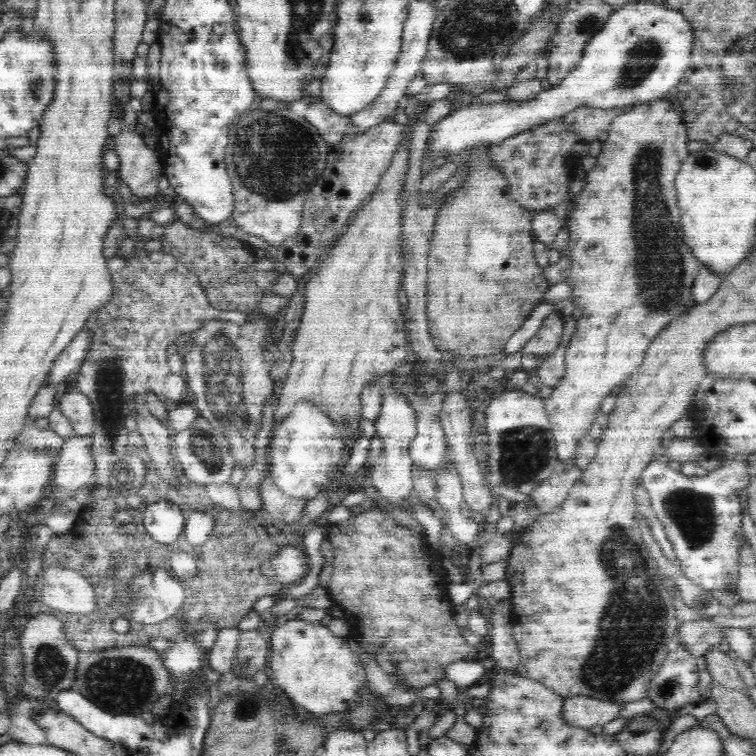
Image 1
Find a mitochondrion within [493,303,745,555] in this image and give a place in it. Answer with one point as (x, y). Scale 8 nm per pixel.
(692, 513)

